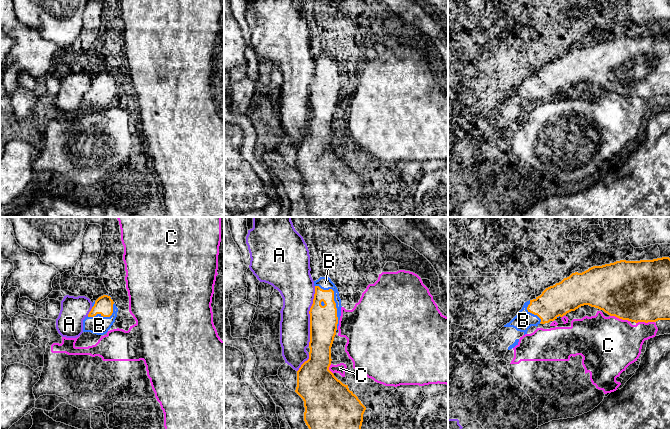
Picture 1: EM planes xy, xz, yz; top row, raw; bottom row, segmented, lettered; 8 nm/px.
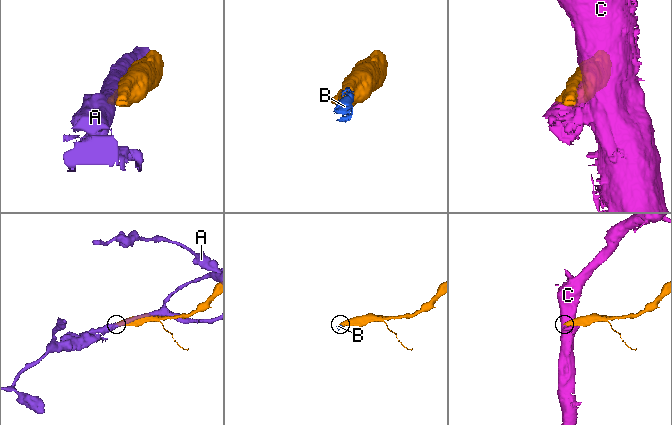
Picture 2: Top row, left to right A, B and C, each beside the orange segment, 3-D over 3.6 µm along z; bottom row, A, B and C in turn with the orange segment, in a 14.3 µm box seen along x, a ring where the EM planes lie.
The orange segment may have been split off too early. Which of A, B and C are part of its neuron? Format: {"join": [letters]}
{"join": ["B"]}

